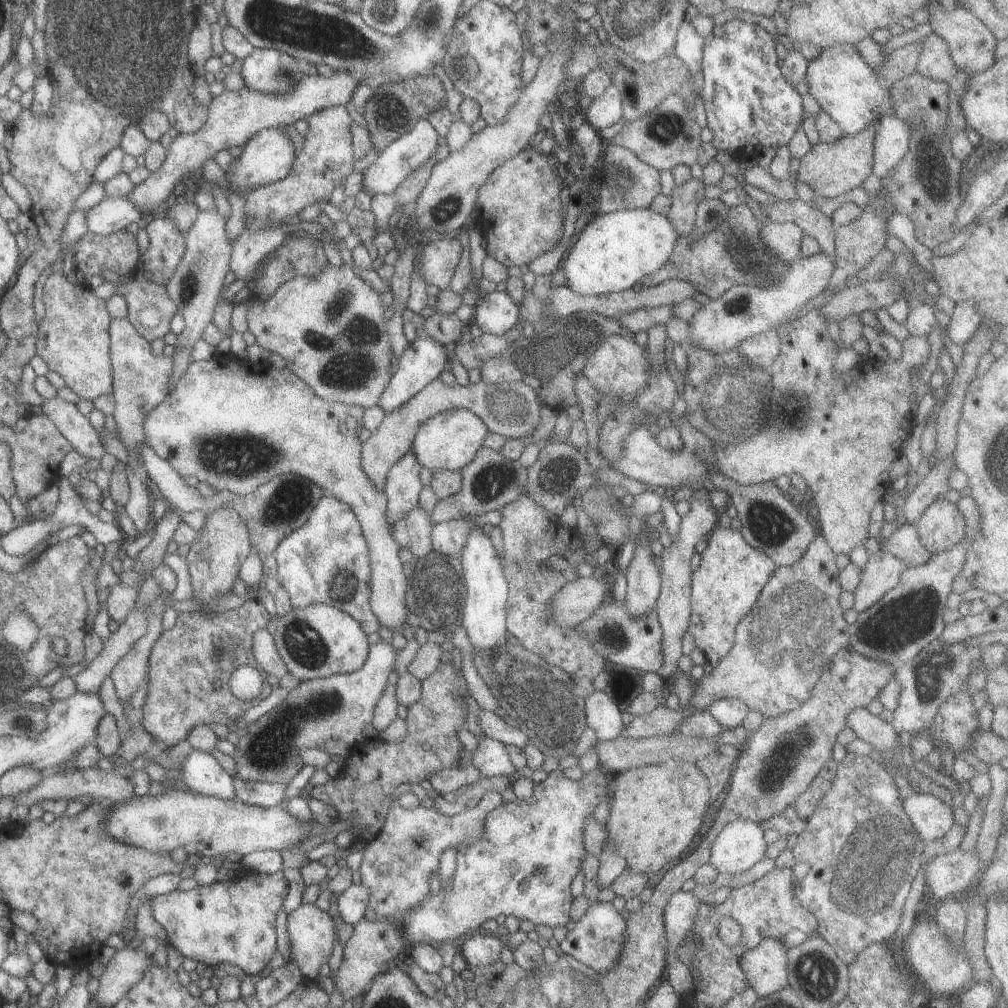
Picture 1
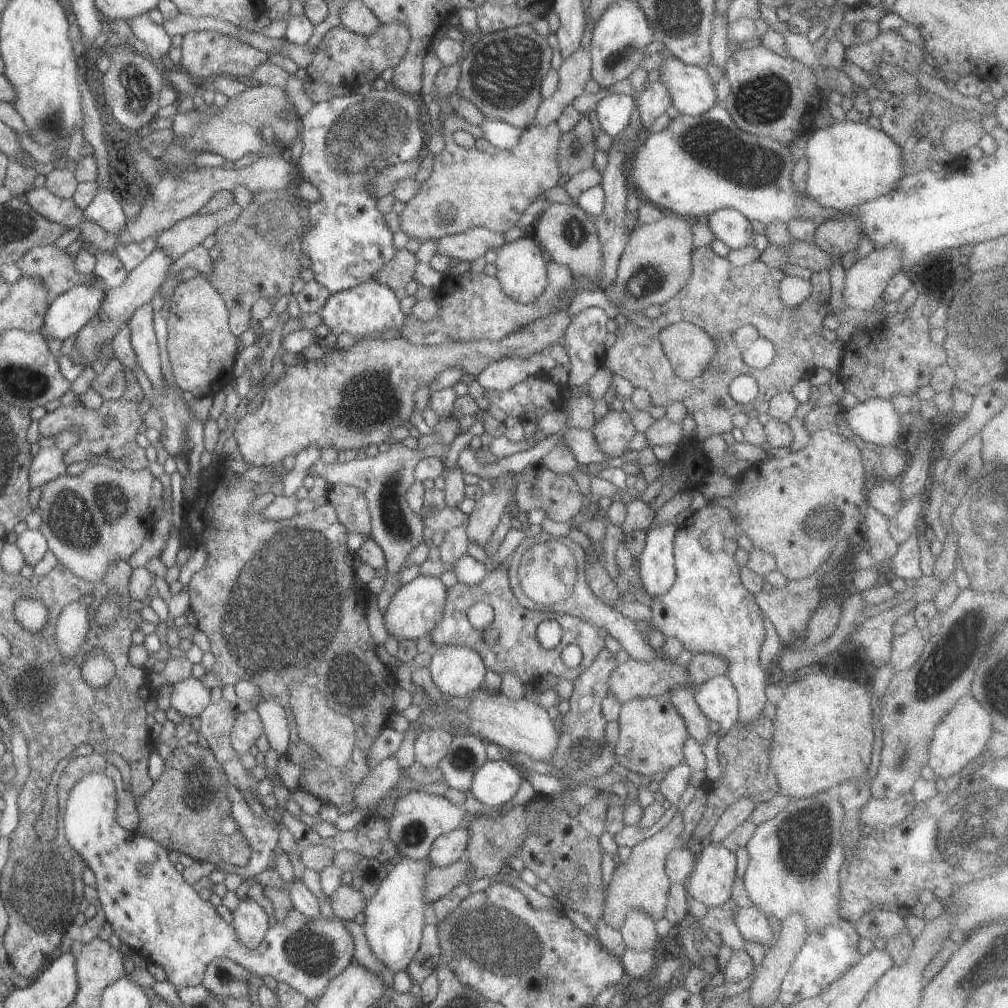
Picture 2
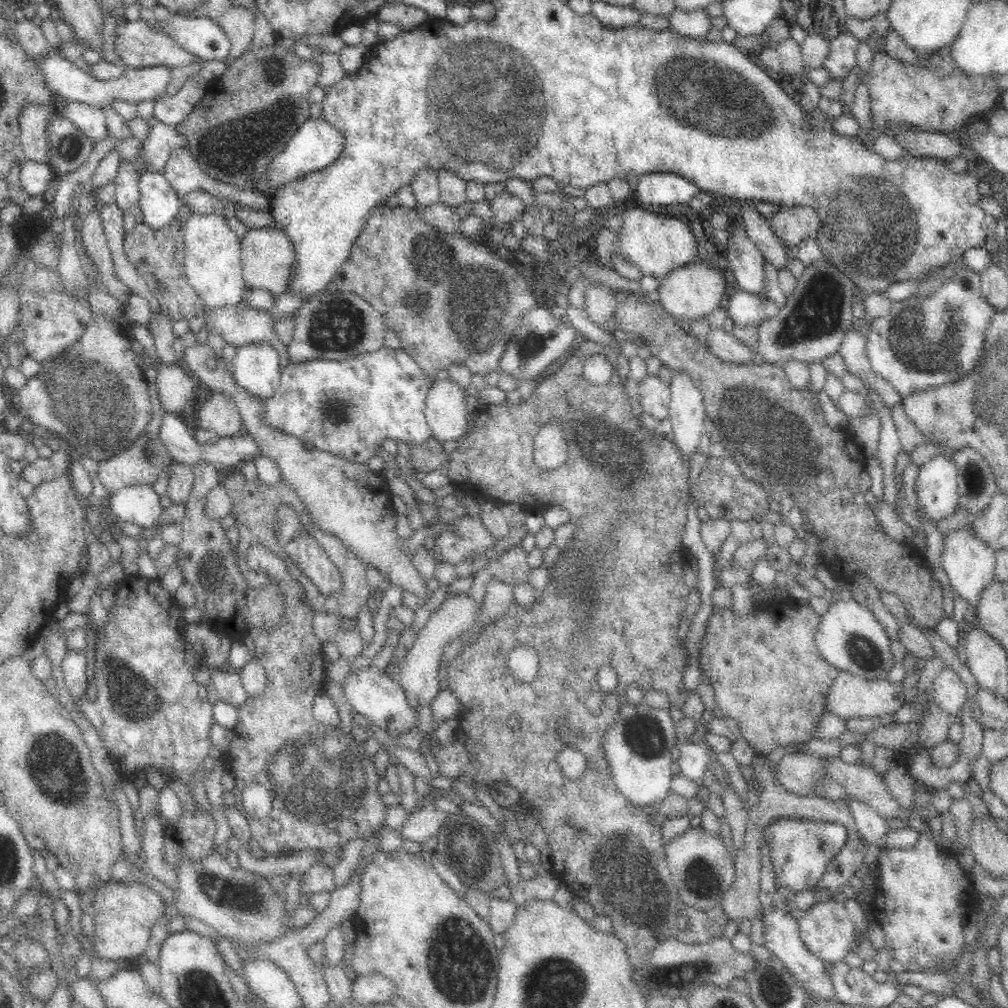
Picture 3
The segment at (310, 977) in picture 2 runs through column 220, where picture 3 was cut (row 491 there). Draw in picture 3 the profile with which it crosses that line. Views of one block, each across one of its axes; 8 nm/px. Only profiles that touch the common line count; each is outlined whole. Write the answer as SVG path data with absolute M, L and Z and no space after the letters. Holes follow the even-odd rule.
M934 456L920 468L916 487L920 510L934 521L945 520L959 505L956 464L944 456Z

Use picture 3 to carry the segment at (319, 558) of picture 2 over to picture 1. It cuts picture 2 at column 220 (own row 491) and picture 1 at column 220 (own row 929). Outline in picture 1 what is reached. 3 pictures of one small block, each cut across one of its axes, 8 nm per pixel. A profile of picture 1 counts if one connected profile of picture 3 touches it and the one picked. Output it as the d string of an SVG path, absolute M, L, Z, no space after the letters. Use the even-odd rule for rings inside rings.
M248 599L238 608L224 612L203 614L199 611L177 612L175 623L169 630L162 630L159 638L153 643L148 654L147 684L144 704L141 707L141 726L153 738L155 748L169 748L179 742L186 741L187 734L197 724L234 724L241 719L244 712L254 705L253 701L238 701L229 691L227 681L233 670L239 666L257 668L254 659L251 638L257 630L265 629L270 615L263 604L257 599ZM220 680L220 687L213 688L212 681Z

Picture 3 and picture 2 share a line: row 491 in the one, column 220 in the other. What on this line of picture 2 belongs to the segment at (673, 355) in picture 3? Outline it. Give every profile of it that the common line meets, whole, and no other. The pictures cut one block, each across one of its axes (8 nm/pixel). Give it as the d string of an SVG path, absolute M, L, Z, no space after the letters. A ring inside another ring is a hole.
M178 742L178 746L172 748L165 758L159 777L145 793L136 797L138 824L135 832L157 842L162 848L191 859L213 864L222 859L225 863L243 867L250 856L250 847L245 838L238 832L230 836L221 835L217 827L219 820L230 814L230 800L225 791L228 782L220 765L209 748L202 748L197 743Z

